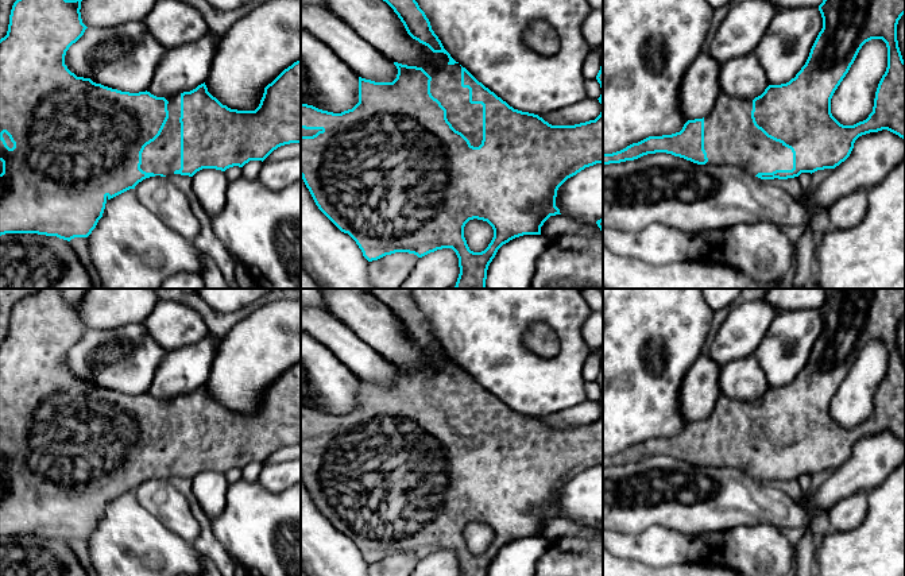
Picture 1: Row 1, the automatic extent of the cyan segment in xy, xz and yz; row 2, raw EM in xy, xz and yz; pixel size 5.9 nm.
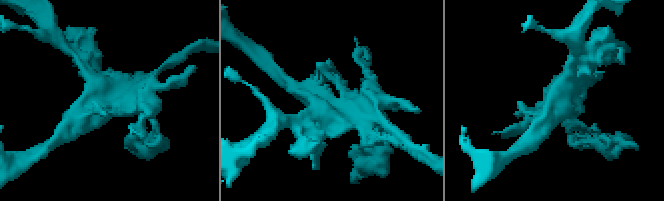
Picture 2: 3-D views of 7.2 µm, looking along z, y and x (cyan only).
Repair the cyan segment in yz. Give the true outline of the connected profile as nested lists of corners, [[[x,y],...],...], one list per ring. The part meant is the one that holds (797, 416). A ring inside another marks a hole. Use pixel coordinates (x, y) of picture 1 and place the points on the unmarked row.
[[[827,289],[819,313],[823,330],[805,367],[789,384],[769,387],[754,402],[720,397],[707,420],[688,422],[680,434],[649,438],[620,453],[603,456],[603,468],[666,455],[697,467],[740,469],[761,482],[788,482],[801,475],[835,471],[850,459],[855,442],[870,434],[887,432],[905,444],[905,363],[897,343],[897,326],[905,316],[905,289]],[[871,341],[886,345],[887,370],[869,420],[843,428],[831,415],[831,401],[862,348]]]

